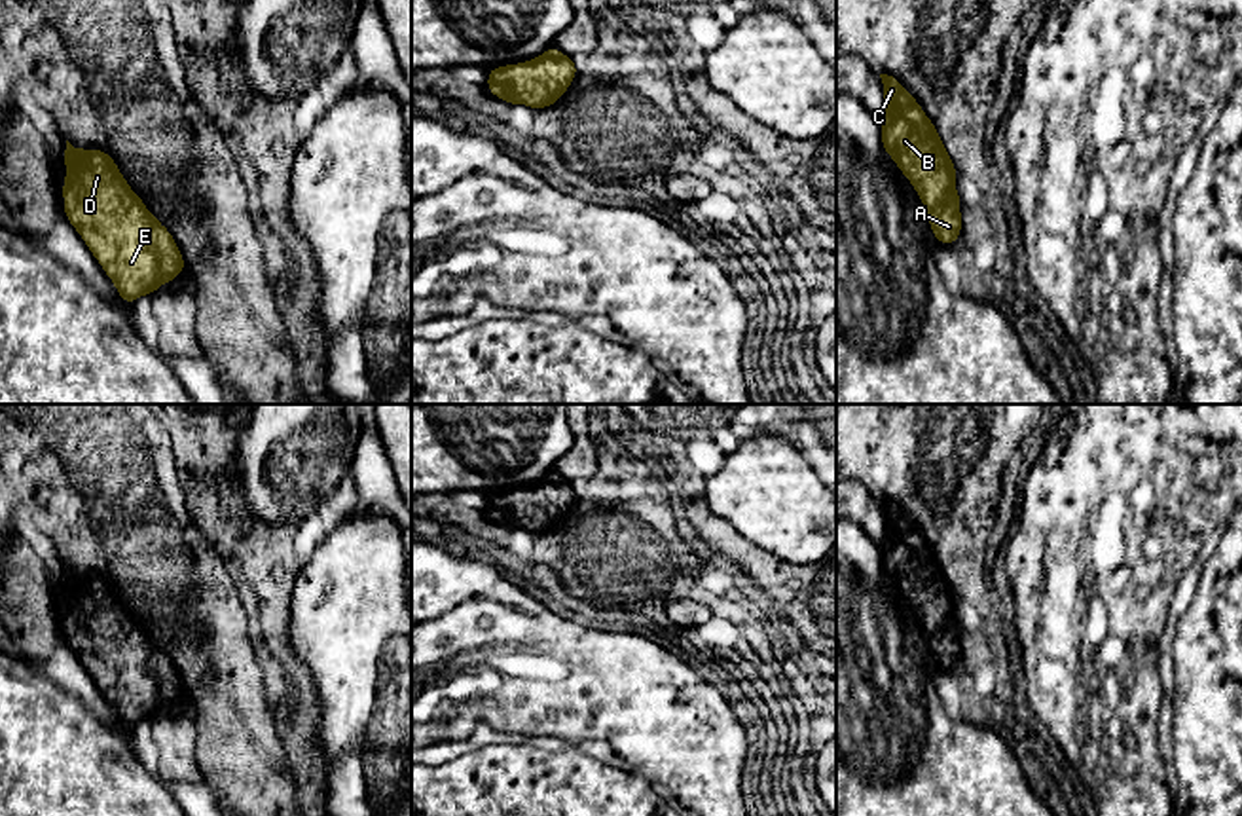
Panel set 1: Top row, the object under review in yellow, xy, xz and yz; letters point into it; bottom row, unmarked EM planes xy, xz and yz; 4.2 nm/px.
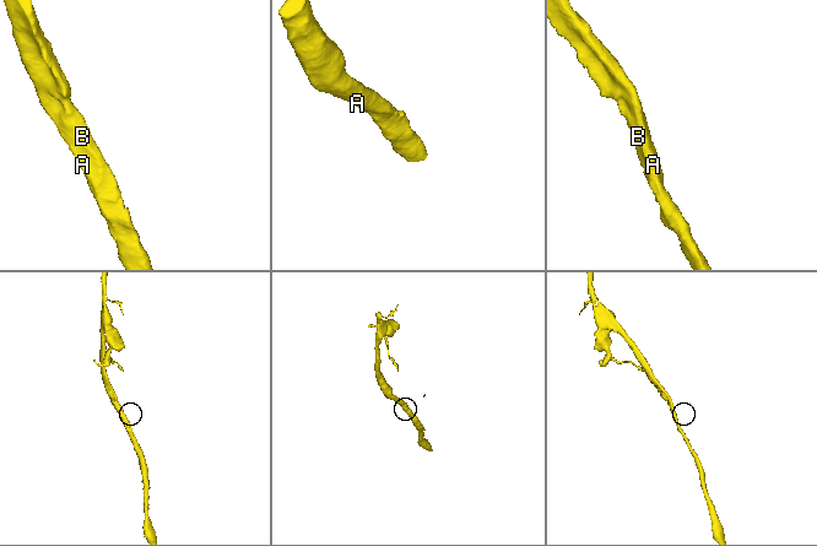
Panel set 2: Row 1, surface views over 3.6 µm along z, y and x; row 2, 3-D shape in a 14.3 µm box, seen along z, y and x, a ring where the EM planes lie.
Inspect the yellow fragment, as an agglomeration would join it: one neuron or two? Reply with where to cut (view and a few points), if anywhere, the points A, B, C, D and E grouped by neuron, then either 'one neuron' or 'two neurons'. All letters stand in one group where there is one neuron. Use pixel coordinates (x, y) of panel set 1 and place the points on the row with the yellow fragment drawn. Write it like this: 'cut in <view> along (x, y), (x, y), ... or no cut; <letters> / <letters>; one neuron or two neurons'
no cut; A B C D E; one neuron

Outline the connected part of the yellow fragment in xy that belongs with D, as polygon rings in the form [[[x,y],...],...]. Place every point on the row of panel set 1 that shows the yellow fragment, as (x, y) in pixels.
[[[66,140],[61,159],[68,165],[63,184],[64,214],[95,254],[127,306],[155,292],[182,273],[186,262],[167,228],[129,188],[114,159],[102,150],[80,150]]]

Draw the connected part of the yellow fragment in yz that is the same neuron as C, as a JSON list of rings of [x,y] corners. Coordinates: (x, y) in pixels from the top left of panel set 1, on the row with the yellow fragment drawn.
[[[880,74],[880,78],[884,83],[884,116],[880,121],[884,150],[891,156],[891,159],[899,165],[901,173],[916,188],[927,211],[929,224],[937,241],[944,245],[958,243],[961,232],[961,201],[959,194],[954,188],[956,165],[952,163],[935,125],[920,108],[918,101],[904,91],[897,78],[887,74]]]

